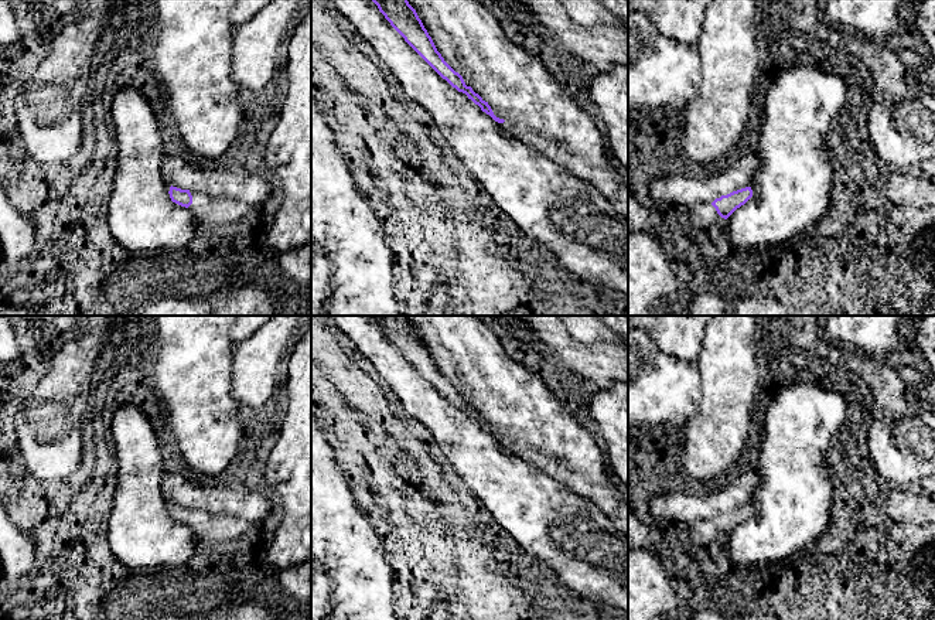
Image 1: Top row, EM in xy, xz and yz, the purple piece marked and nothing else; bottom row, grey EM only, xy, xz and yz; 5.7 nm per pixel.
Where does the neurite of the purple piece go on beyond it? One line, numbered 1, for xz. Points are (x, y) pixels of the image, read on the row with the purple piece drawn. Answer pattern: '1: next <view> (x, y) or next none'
1: next xz (617, 193)

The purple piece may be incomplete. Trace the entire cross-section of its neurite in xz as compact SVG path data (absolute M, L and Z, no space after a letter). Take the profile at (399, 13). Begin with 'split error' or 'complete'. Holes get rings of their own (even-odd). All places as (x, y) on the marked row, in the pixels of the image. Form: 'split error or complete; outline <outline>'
split error; outline M407 0L372 1L378 6L379 11L385 16L390 25L405 38L405 41L453 88L465 93L468 99L481 108L482 112L489 115L516 139L528 143L546 157L552 159L573 176L583 178L598 188L614 208L628 219L628 187L622 181L618 181L607 171L591 166L584 157L573 154L562 143L556 143L542 134L536 134L528 127L496 117L488 102L475 93L471 86L467 86L463 76L444 61L416 10Z

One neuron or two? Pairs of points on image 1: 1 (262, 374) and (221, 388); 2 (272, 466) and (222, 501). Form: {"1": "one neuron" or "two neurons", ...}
{"1": "two neurons", "2": "two neurons"}

